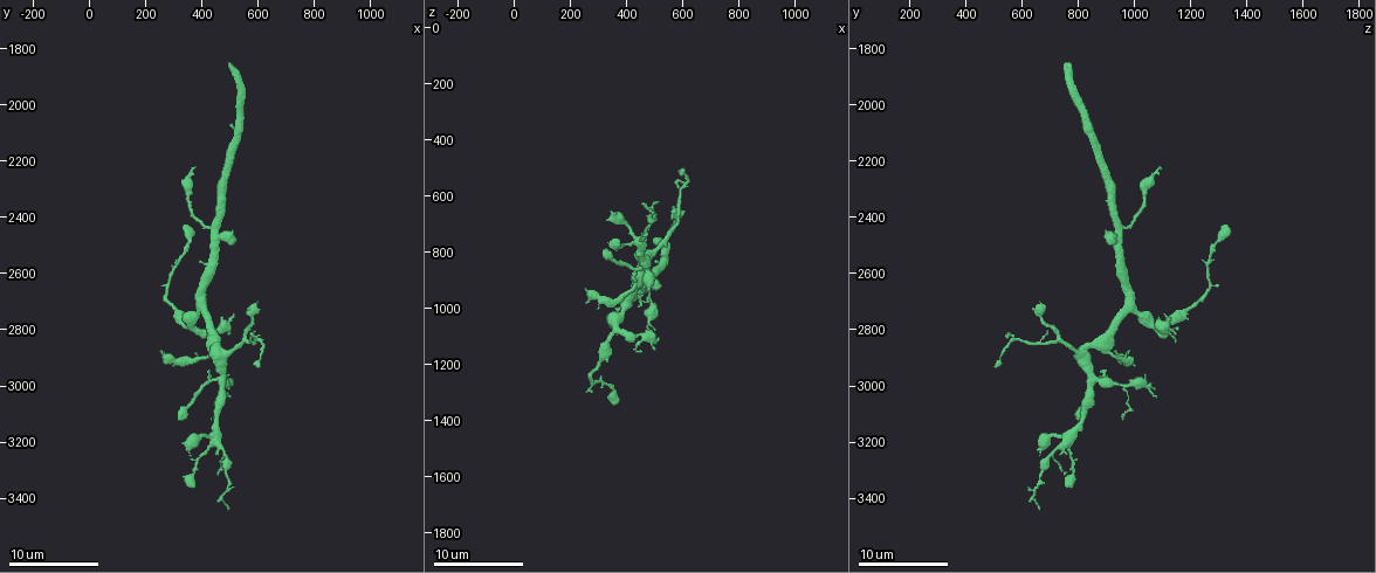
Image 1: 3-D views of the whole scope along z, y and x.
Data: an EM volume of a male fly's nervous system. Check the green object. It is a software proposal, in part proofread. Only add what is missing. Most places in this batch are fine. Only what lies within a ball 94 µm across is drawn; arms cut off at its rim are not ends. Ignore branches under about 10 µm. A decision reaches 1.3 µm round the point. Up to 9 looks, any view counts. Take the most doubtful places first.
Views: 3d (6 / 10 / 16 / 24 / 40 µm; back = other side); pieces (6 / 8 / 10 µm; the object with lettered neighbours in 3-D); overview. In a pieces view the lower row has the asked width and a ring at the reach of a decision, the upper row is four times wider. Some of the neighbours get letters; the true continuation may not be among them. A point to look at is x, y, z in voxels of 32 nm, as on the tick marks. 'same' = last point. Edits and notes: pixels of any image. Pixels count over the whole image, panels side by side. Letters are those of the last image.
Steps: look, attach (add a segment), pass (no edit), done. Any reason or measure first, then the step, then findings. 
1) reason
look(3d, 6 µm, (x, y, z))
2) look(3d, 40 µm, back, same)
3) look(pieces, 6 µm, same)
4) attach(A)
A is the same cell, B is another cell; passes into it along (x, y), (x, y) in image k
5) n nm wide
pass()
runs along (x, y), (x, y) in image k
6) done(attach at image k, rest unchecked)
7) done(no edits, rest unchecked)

an open end
look(pieces, 8 µm, (600, 2710, 660))

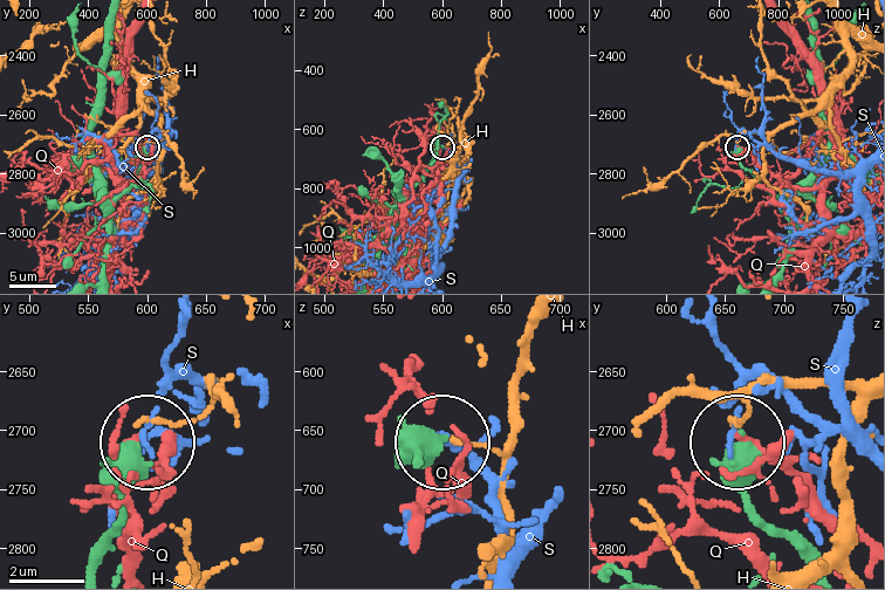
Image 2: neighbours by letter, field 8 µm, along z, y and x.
470 nm wide
pass()
H, Q and S are other cells; runs along (89, 564), (115, 527), (139, 445) in image 2; none of them fits

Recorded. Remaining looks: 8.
an open end
look(pieces, 10 µm, (340, 2440, 1320))

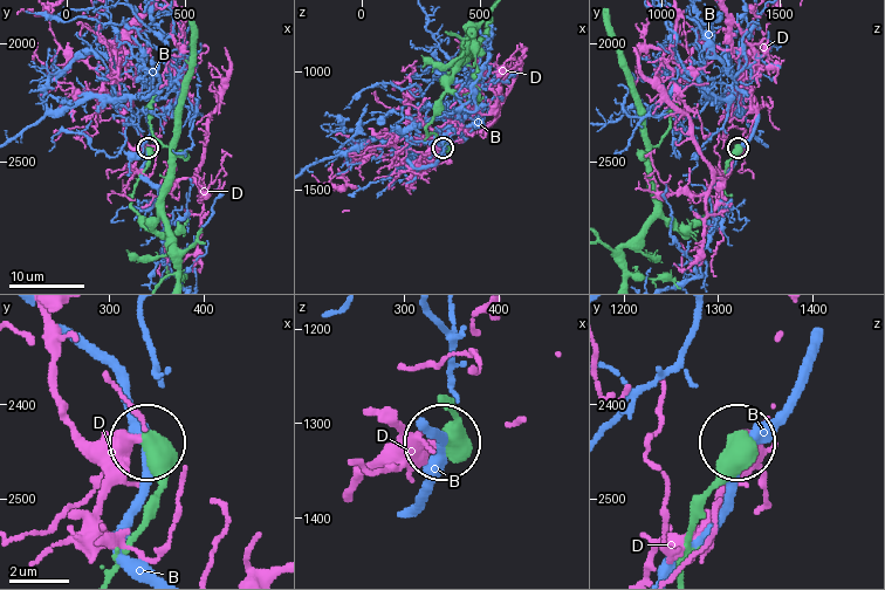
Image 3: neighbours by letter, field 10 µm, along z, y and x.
pass()
B and D are other cells; none of them fits

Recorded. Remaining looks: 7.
branch stops here
look(3d, 6 µm, (380, 2230, 1090))

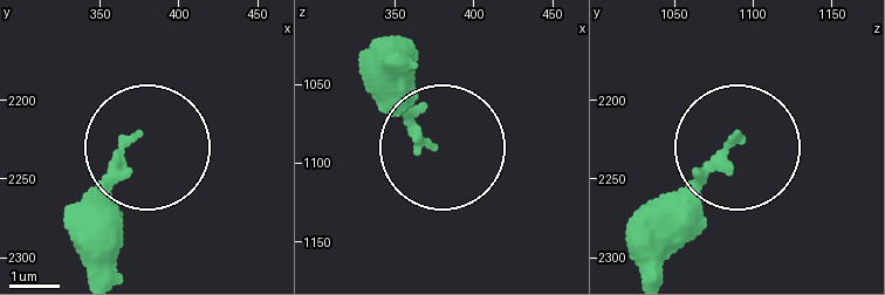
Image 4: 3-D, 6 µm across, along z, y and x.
see the neighbours
look(pieces, 6 µm, (372, 2224, 1088))

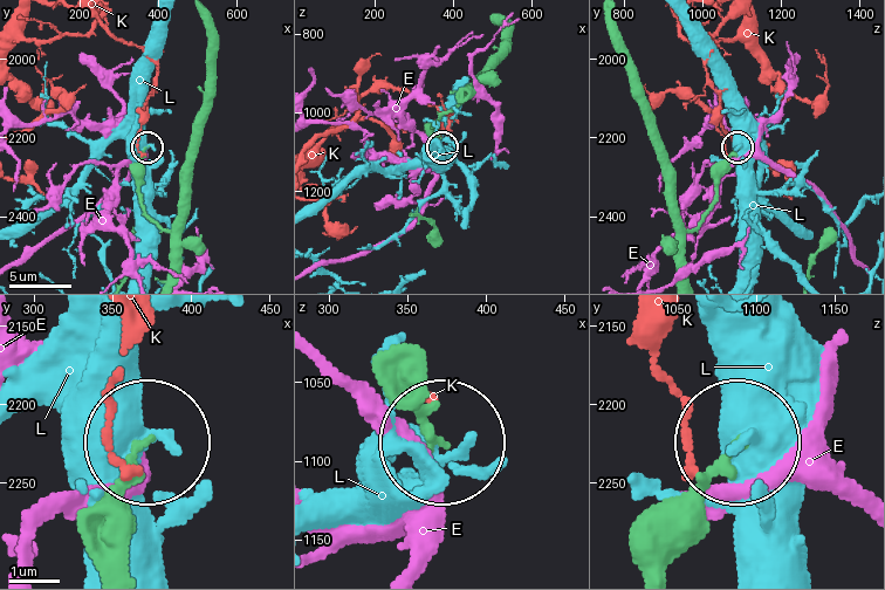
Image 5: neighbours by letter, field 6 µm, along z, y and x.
160 nm wide
pass()
E, K and L are other cells; runs along (118, 502), (139, 443) in image 5; no lettered segment goes on from it

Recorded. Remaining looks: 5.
thin end
look(3d, 10 µm, (360, 3240, 660))

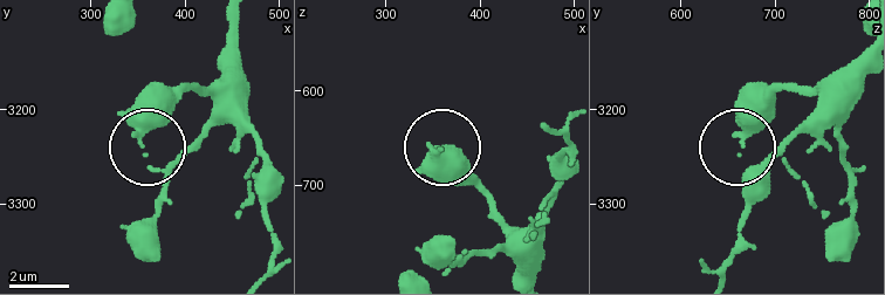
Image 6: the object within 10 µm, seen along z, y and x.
what lies round it
look(pieces, 10 µm, (356, 3240, 666))

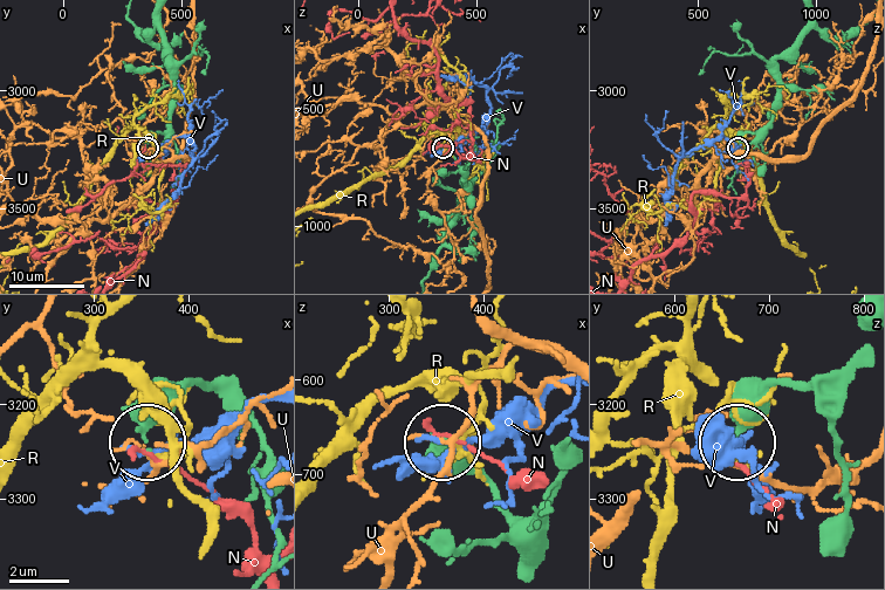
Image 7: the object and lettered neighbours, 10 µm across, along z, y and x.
pass()
N, R, U and V are other cells; runs along (208, 379), (191, 388), (145, 438) in image 7; none of them fits

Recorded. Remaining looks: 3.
done(no edits, rest unchecked)

